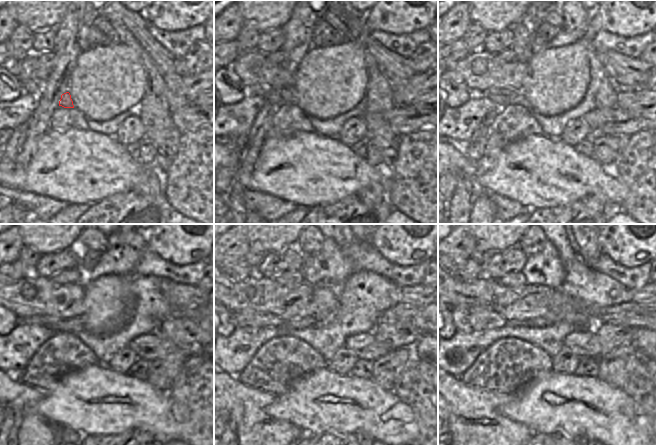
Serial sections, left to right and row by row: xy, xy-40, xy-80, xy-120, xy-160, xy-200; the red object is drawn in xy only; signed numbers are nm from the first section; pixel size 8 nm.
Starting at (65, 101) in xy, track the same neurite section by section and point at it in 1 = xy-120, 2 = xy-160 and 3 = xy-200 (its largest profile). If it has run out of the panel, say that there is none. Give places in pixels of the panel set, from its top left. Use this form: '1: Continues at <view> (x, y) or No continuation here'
1: Continues at xy-120 (74, 325)
2: Continues at xy-160 (250, 318)
3: Continues at xy-200 (468, 319)

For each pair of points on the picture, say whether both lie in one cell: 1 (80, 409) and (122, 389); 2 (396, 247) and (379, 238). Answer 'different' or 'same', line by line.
1: same
2: same

